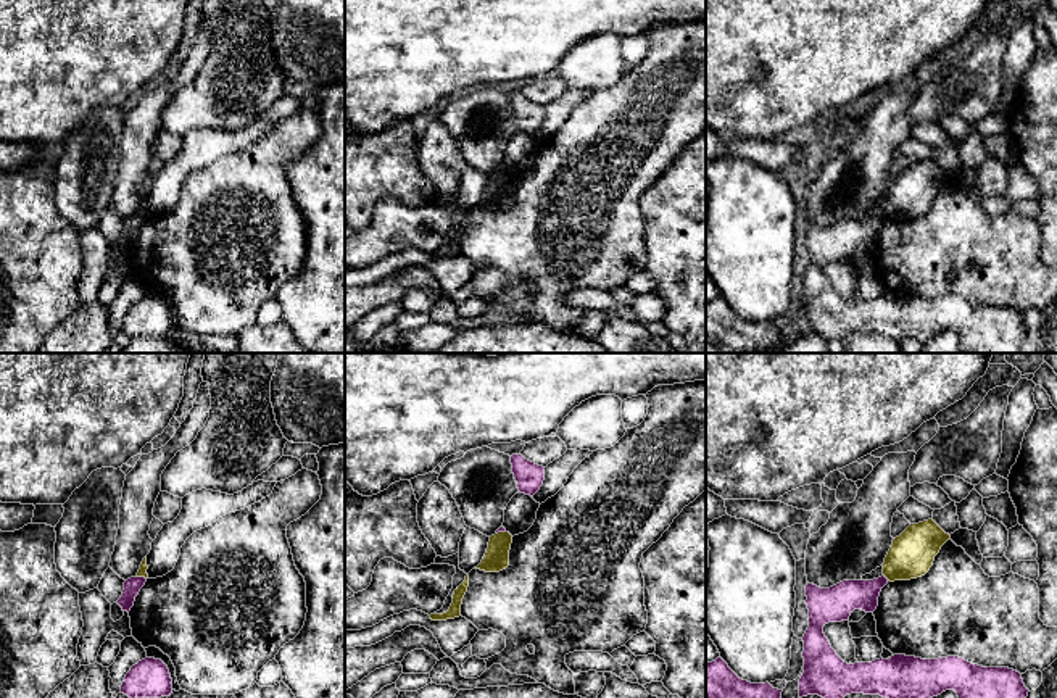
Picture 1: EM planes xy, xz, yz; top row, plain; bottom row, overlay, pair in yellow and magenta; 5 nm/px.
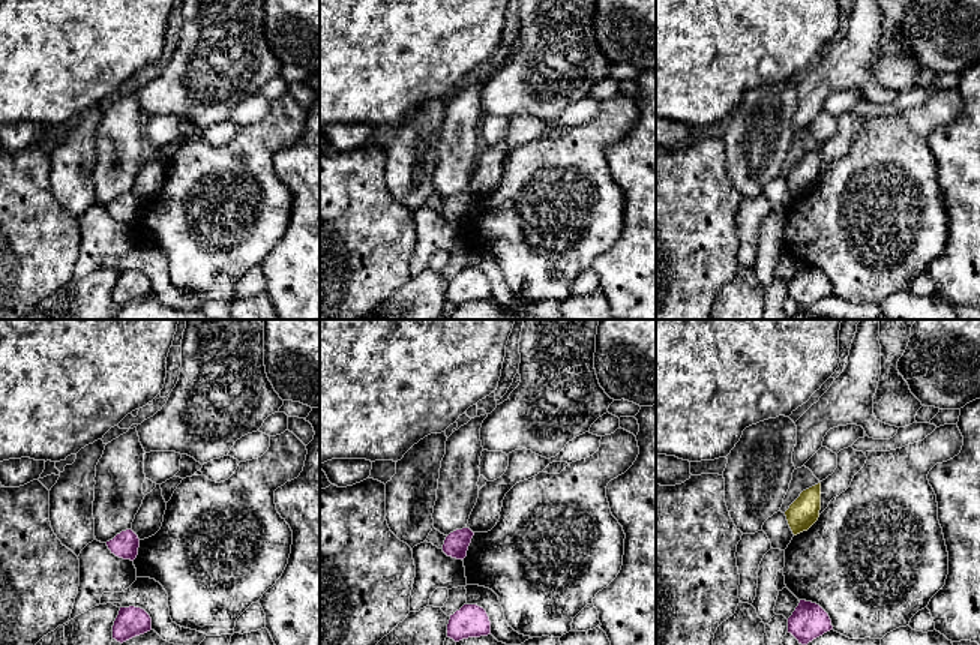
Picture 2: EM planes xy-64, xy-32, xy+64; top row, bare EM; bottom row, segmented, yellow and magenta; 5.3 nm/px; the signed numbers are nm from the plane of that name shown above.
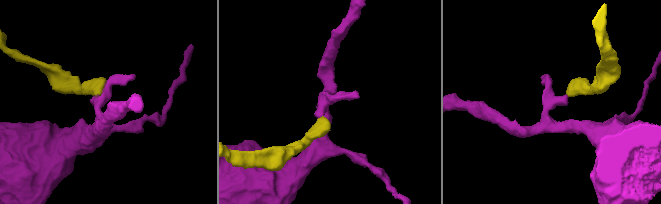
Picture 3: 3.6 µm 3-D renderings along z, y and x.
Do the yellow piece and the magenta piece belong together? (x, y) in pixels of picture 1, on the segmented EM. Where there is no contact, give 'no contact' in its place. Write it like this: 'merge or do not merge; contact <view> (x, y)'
do not merge; contact yz (887, 577)

